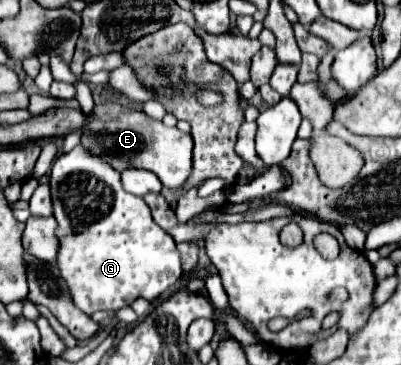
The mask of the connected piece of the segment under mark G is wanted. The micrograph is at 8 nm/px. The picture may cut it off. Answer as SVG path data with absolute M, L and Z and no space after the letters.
M76 146L66 154L60 154L50 170L50 188L54 202L54 218L58 220L58 268L66 280L74 304L92 314L96 310L118 310L128 306L136 298L150 302L158 300L168 288L172 288L180 276L180 254L172 236L168 236L150 216L148 204L134 194L128 194L120 184L120 172L110 168L102 156L94 156L88 148Z

